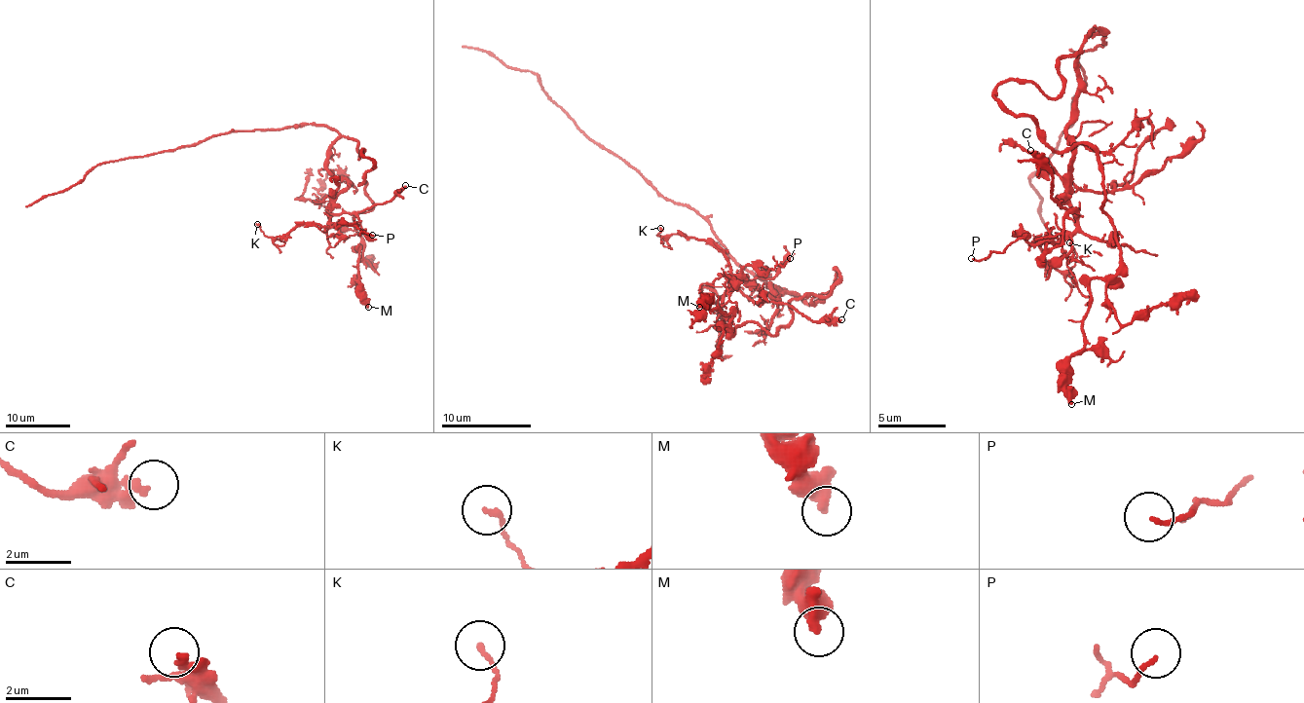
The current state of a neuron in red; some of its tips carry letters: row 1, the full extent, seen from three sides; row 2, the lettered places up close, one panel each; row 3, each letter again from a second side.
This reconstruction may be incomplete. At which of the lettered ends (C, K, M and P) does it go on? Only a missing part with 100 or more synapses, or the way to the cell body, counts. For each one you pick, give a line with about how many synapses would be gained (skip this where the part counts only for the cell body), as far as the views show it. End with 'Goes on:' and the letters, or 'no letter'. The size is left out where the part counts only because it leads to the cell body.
Goes on: no letter

